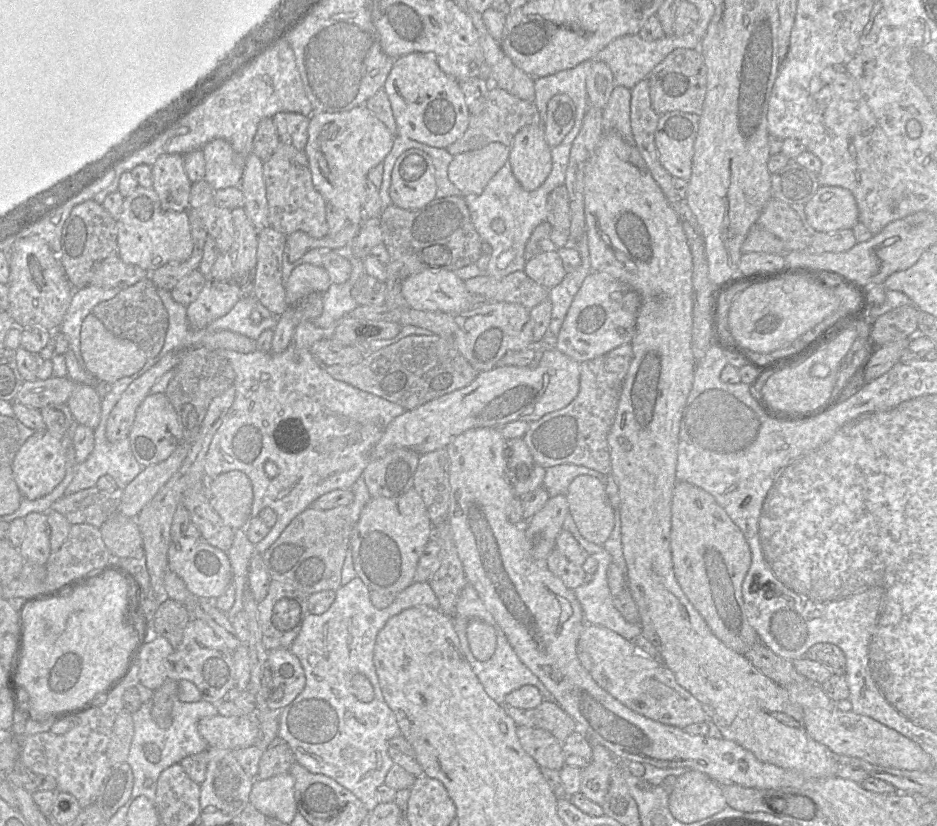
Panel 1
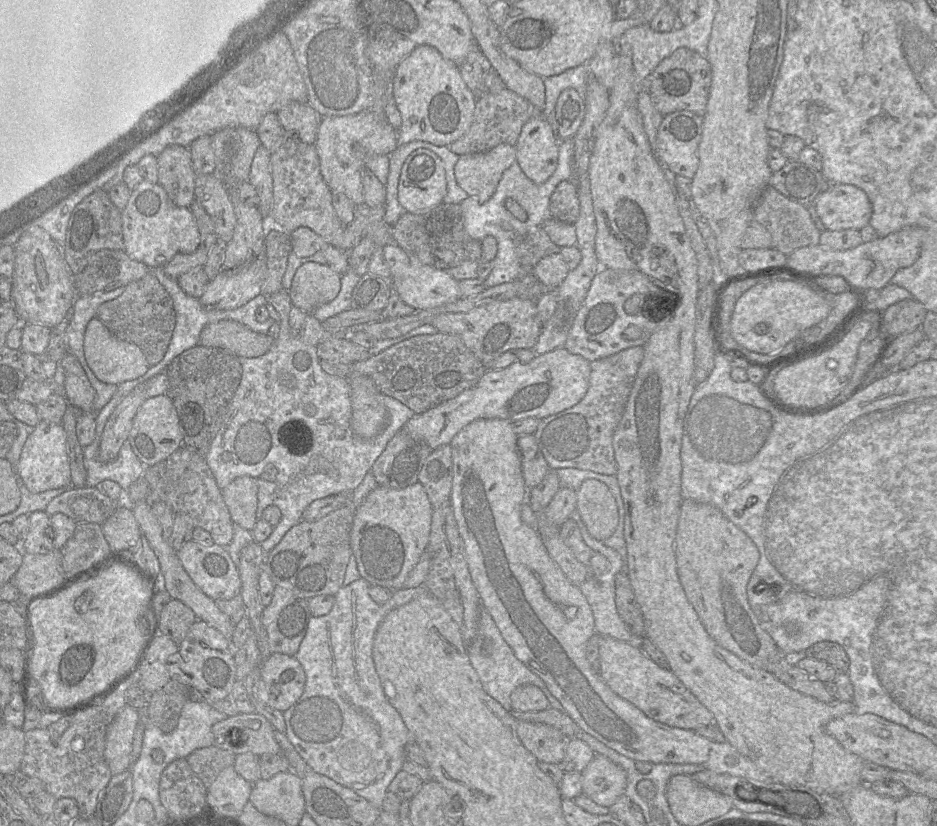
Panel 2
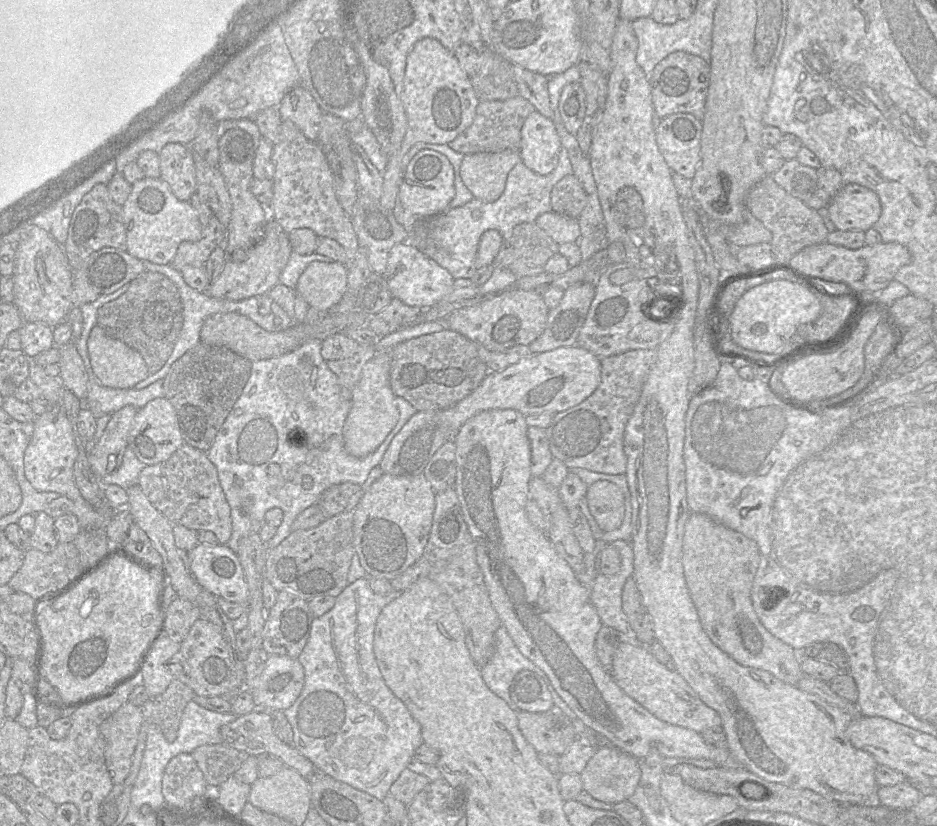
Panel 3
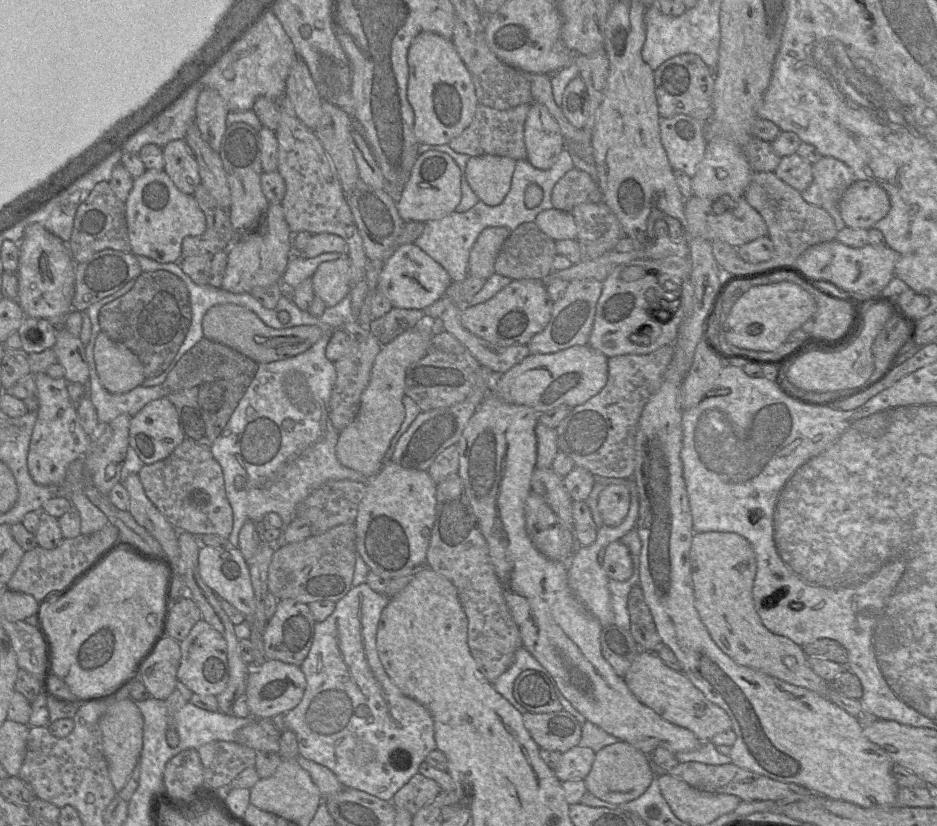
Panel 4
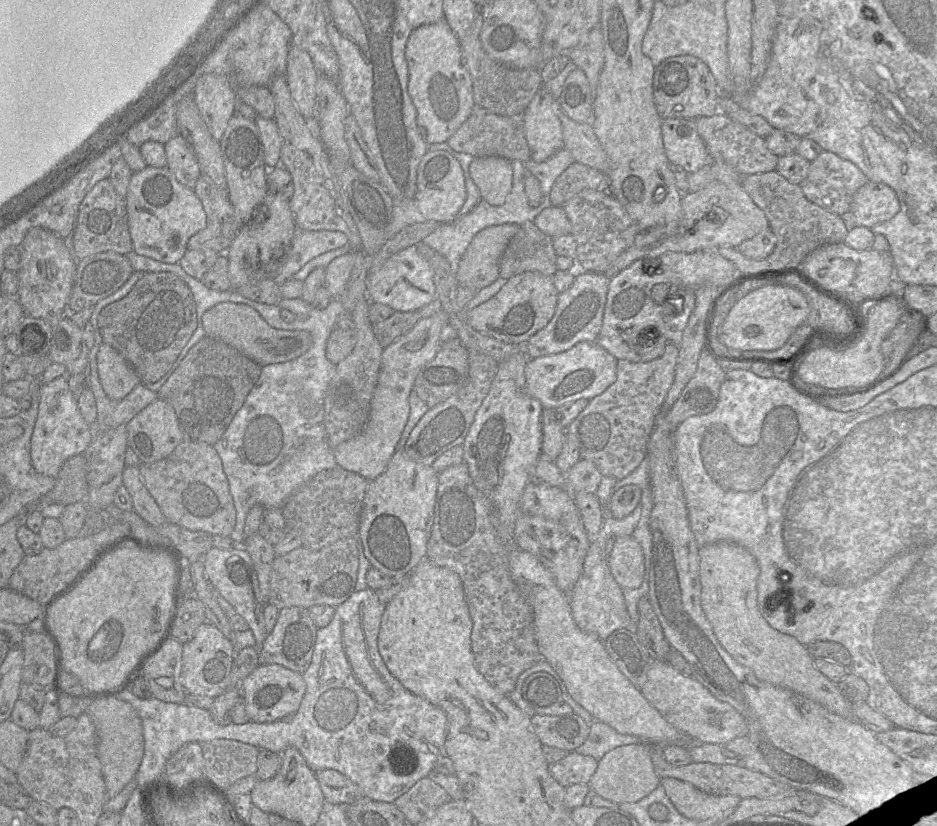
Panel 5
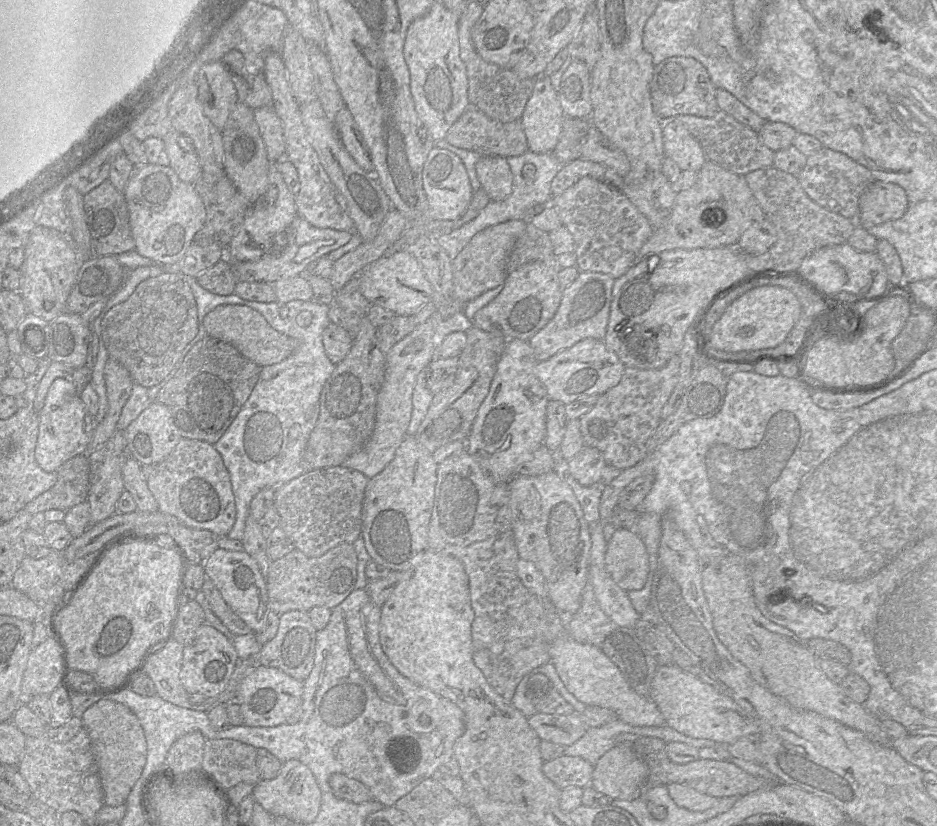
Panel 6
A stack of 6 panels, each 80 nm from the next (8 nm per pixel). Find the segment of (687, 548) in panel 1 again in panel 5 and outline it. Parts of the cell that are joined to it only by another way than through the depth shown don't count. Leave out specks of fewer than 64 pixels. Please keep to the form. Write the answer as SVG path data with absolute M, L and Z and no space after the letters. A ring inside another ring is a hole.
M720 541L699 548L701 605L721 646L732 658L753 671L764 682L804 696L830 712L852 718L852 702L814 666L814 657L796 638L772 628L757 606L759 567L743 546Z

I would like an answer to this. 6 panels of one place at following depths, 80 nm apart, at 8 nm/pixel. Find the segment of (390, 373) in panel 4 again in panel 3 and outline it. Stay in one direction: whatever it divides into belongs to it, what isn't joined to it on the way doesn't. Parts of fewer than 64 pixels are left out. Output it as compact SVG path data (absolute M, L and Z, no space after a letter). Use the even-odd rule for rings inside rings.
M390 350L378 352L362 370L361 379L352 390L351 407L343 427L344 447L348 454L363 458L374 452L399 420L394 402L396 395L390 385Z

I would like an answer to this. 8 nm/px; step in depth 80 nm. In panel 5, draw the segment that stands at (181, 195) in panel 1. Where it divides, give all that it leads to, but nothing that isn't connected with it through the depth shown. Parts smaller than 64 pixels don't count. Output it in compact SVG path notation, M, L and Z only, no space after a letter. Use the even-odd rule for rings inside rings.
M178 134L165 144L165 152L167 168L181 184L194 189L202 174L190 144Z

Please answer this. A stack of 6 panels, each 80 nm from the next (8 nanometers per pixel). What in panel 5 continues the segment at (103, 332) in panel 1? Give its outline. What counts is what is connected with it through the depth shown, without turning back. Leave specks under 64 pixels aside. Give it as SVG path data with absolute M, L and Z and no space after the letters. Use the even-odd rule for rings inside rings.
M107 343L99 347L97 366L104 391L112 400L123 399L141 383L130 363Z

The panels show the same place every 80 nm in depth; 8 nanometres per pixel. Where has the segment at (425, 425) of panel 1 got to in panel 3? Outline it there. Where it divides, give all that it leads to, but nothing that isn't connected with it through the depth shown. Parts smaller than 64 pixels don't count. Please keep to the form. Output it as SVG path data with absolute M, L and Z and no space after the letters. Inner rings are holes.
M574 345L571 347L559 347L554 350L550 350L539 354L533 354L529 357L522 358L517 363L508 366L506 369L502 371L489 372L487 376L484 378L484 380L481 382L481 384L474 391L472 391L469 395L467 395L465 398L463 398L453 406L440 411L427 411L427 412L436 412L435 415L436 423L440 427L445 427L448 431L451 431L452 433L455 433L455 435L457 435L457 433L459 432L460 428L464 425L464 423L466 423L470 418L472 418L476 414L485 410L513 409L519 411L525 416L531 414L539 414L542 412L551 412L553 414L556 414L559 412L566 411L572 407L575 407L576 405L579 405L581 402L587 399L591 394L593 394L593 392L598 388L600 382L601 382L601 359L599 357L597 357L587 349L580 347L578 345Z

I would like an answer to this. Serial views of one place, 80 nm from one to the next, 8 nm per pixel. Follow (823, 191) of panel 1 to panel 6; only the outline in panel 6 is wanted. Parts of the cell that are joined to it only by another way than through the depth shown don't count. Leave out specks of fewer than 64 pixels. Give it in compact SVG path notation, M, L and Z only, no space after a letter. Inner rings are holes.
M874 181L859 199L858 224L879 225L901 218L908 207L905 190L892 182Z

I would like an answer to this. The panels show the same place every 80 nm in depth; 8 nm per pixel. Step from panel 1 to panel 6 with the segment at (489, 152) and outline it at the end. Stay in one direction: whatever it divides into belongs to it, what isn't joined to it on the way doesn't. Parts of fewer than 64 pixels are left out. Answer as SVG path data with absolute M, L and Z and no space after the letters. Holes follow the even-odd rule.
M481 157L476 163L476 172L482 188L491 201L502 201L513 192L513 174L506 158Z

